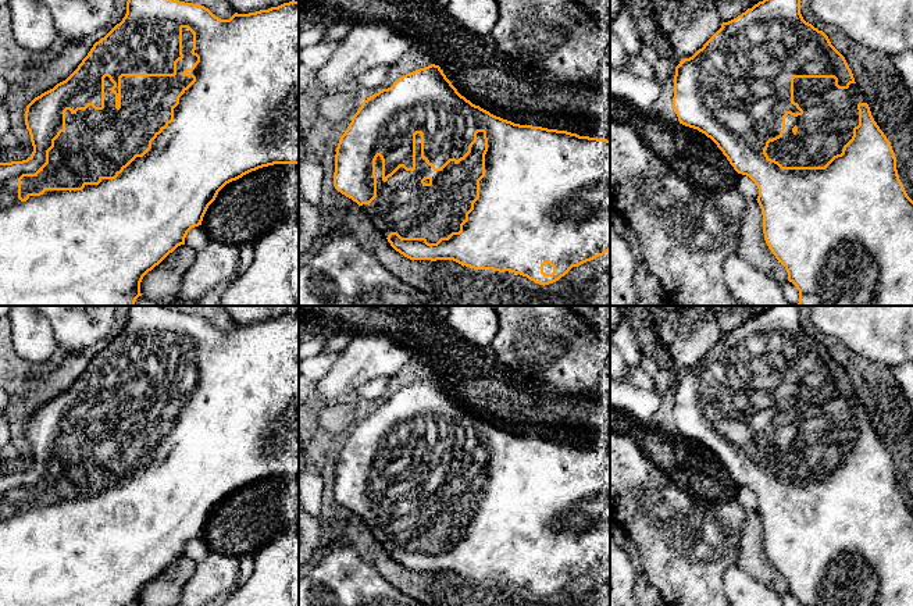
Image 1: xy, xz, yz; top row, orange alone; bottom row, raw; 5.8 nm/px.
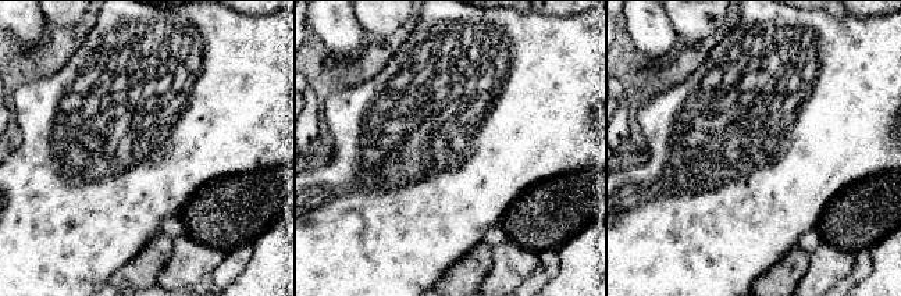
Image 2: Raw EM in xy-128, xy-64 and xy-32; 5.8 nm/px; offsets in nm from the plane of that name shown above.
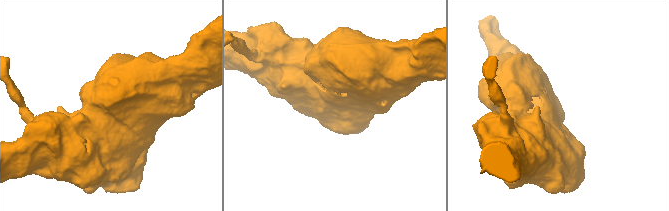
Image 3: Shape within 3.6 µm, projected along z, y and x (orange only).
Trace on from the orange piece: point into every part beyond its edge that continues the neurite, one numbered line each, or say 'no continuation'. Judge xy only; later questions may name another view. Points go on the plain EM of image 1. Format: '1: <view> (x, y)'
1: xy (96, 455)

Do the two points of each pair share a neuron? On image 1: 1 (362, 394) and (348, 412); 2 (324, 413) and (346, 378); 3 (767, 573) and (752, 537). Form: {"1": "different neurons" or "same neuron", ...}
{"1": "different neurons", "2": "different neurons", "3": "same neuron"}

